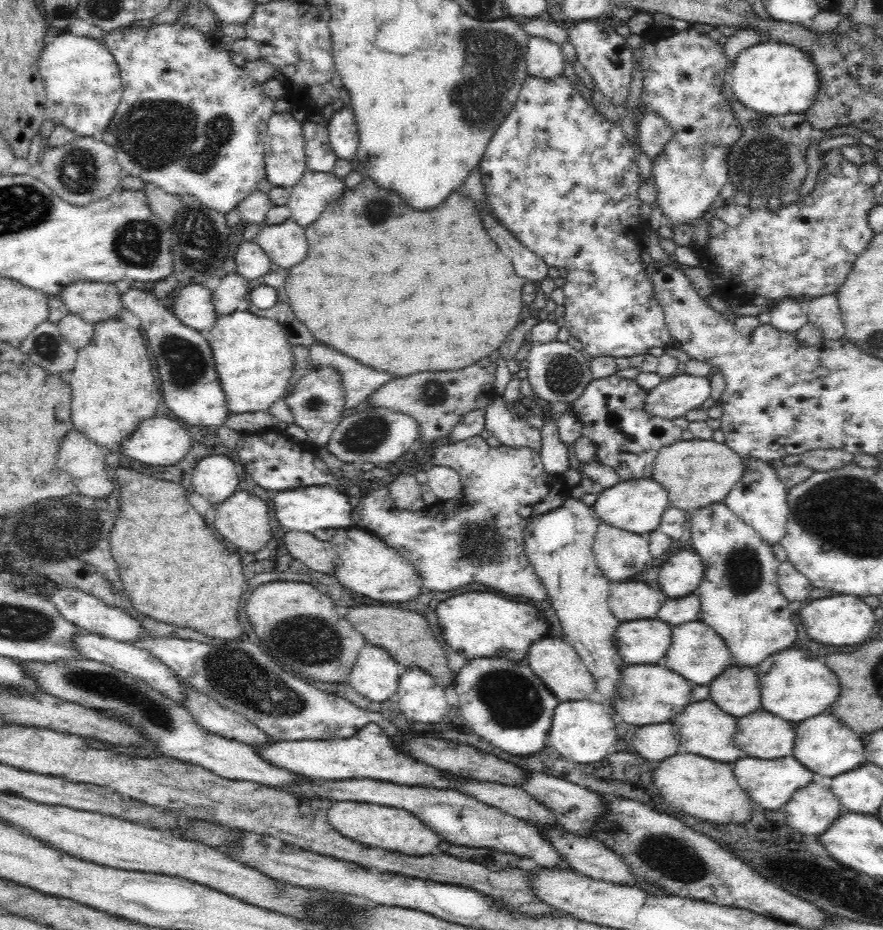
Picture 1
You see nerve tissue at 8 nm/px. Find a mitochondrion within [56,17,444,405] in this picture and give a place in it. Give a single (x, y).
(154, 134)

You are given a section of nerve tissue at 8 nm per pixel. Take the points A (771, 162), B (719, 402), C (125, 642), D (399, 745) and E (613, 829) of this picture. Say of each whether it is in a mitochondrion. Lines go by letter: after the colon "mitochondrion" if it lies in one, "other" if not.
A: mitochondrion
B: other
C: other
D: other
E: mitochondrion

